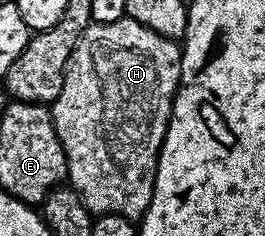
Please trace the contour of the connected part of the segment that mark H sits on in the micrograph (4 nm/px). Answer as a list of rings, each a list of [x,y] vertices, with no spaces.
[[[128,16],[110,22],[93,22],[83,32],[79,44],[75,44],[75,52],[71,52],[71,56],[67,60],[67,68],[63,76],[63,92],[59,92],[57,99],[51,103],[51,109],[53,127],[63,144],[63,152],[67,156],[68,185],[76,190],[90,214],[94,216],[118,214],[130,220],[139,220],[147,212],[155,188],[155,172],[157,171],[159,152],[173,115],[173,97],[177,95],[177,85],[181,79],[181,48],[182,43],[178,39],[163,36],[159,32],[139,24],[139,20]]]

